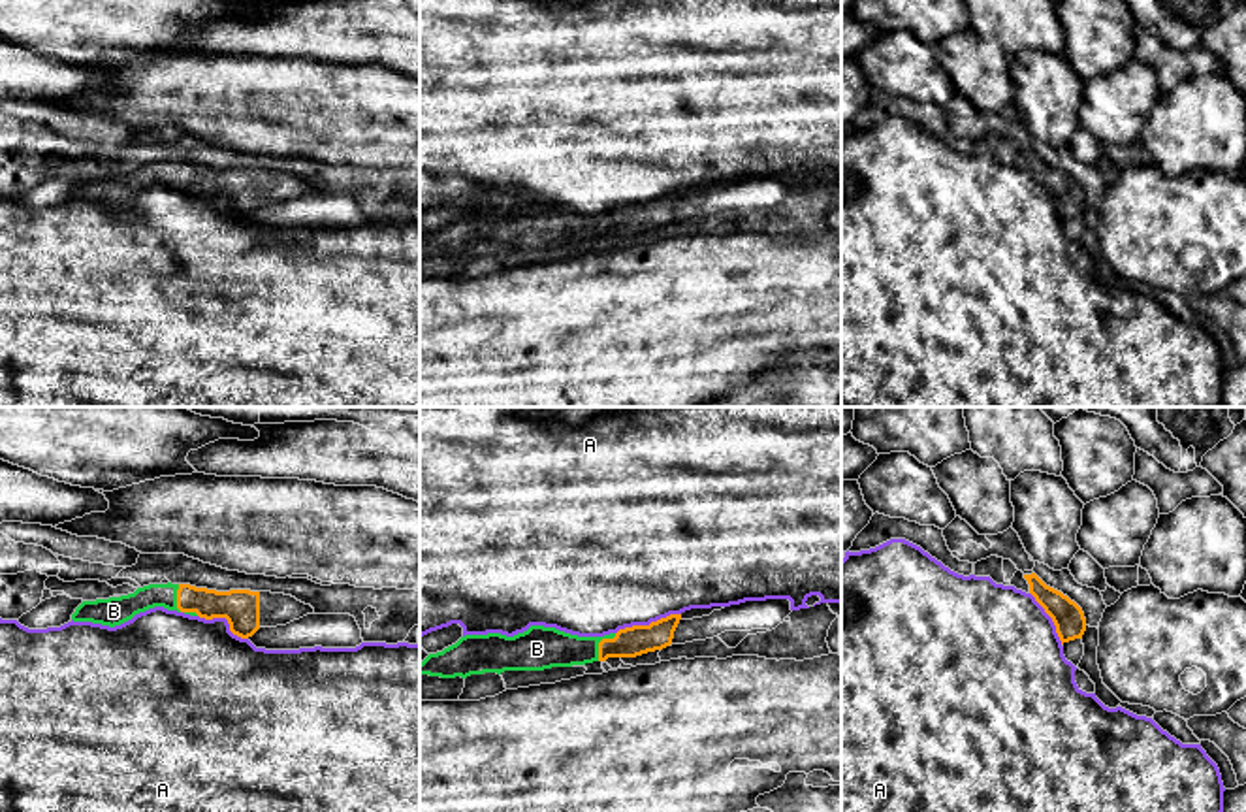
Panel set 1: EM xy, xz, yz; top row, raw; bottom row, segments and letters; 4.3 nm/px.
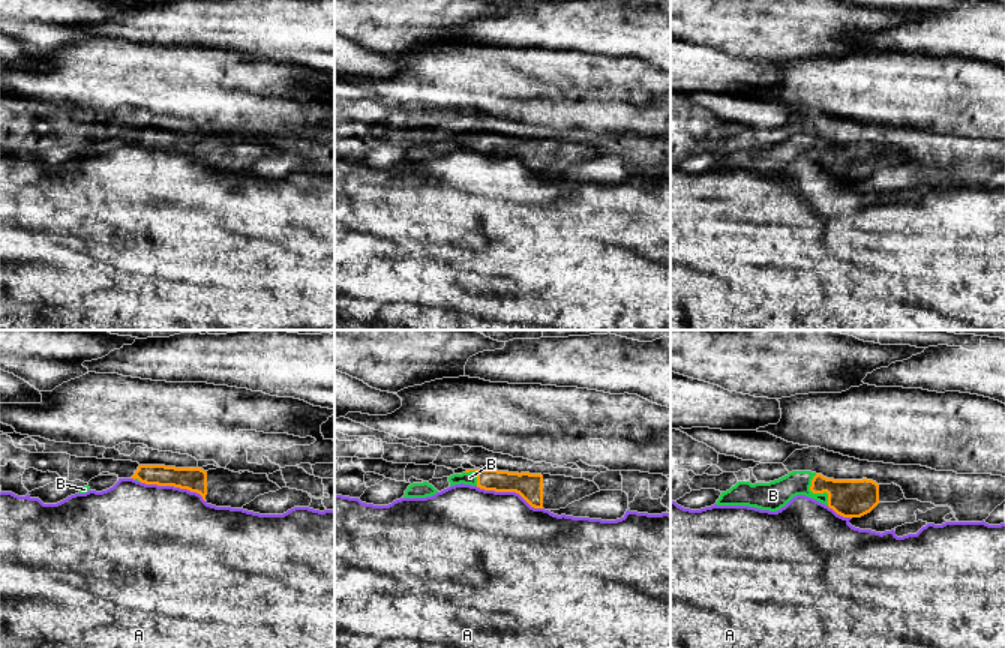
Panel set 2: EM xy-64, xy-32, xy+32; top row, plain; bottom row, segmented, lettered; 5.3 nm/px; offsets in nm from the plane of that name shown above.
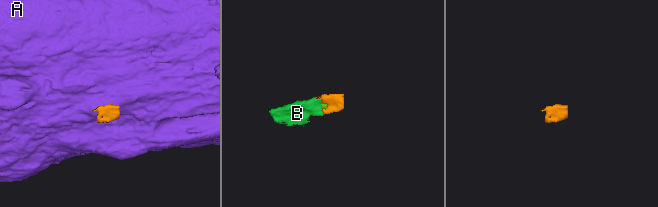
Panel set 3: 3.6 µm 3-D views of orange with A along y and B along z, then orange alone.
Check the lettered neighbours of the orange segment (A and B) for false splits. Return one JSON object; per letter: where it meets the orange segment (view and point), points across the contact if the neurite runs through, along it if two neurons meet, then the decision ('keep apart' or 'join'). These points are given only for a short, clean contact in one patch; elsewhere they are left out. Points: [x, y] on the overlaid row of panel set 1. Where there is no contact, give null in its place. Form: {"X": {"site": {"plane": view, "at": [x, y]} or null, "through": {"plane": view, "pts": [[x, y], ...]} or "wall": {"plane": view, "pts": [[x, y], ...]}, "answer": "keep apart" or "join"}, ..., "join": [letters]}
{"A": {"site": {"plane": "xz", "at": [650, 624]}, "wall": {"plane": "xz", "pts": [[680, 613], [670, 613], [648, 624], [625, 626], [616, 633]]}, "answer": "keep apart"}, "B": {"site": {"plane": "xz", "at": [599, 643]}, "through": {"plane": "xz", "pts": [[633, 641], [599, 643], [541, 647]]}, "answer": "join"}, "join": ["B"]}

